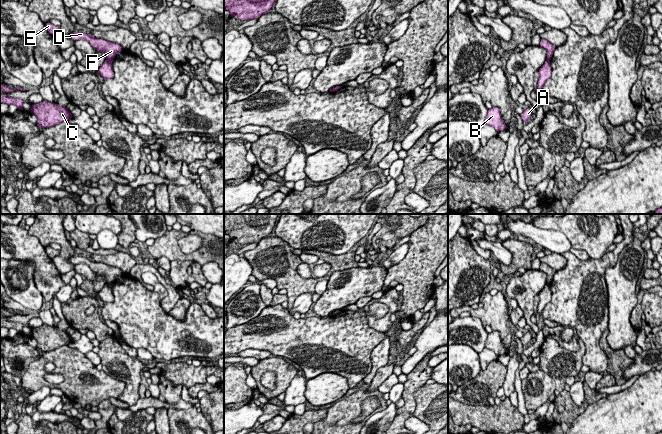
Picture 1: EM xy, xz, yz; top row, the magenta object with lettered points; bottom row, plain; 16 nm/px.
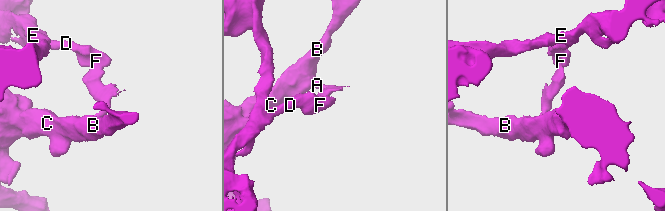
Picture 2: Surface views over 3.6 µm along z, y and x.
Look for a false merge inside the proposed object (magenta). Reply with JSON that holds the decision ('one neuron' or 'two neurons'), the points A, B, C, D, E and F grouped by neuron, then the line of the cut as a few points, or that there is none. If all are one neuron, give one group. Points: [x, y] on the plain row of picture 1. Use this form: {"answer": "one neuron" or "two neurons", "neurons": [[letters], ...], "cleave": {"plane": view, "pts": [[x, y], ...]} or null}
{"answer": "two neurons", "neurons": [["A", "B", "C"], ["D", "E", "F"]], "cleave": {"plane": "xy", "pts": [[107, 282], [112, 284]]}}

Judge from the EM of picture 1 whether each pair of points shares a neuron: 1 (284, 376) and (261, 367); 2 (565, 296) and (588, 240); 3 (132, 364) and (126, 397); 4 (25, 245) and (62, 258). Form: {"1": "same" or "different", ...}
{"1": "same", "2": "different", "3": "same", "4": "different"}

